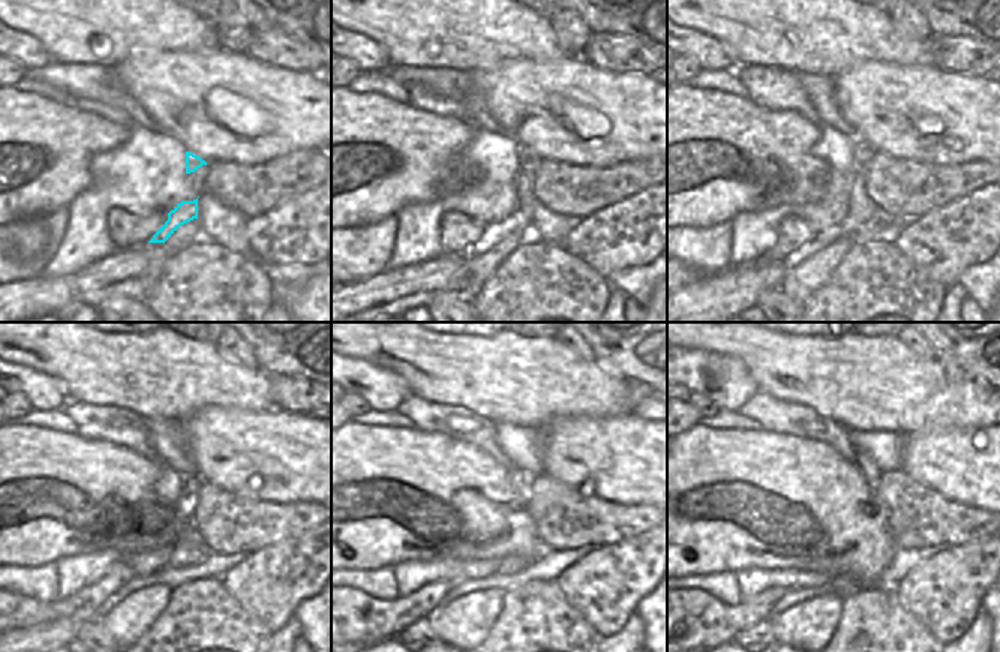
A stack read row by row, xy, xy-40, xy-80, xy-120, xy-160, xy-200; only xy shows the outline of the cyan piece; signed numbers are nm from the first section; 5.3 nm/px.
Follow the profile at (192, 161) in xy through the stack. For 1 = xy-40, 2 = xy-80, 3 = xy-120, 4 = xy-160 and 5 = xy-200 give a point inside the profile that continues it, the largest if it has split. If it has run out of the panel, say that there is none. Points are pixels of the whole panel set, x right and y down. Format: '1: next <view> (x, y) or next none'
1: next xy-40 (528, 161)
2: next xy-80 (862, 152)
3: next xy-120 (191, 484)
4: next xy-160 (522, 480)
5: next xy-200 (868, 468)

